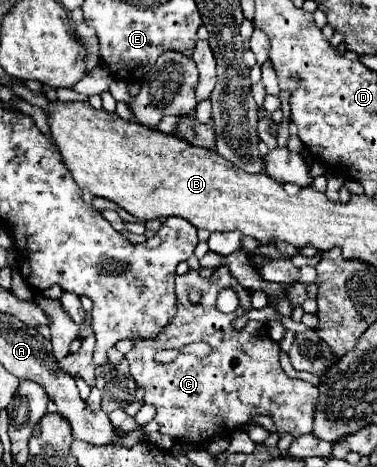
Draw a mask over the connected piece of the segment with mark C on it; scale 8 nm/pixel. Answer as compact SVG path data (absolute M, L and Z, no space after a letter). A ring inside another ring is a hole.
M227 267L215 269L215 273L209 279L203 279L199 271L187 271L185 275L175 277L177 287L177 315L173 323L157 335L157 339L137 339L131 353L127 353L127 361L131 365L131 375L135 377L135 383L145 389L145 403L151 403L157 407L157 423L161 425L161 433L173 437L177 443L187 445L205 445L213 437L231 437L239 425L249 421L255 415L269 415L275 421L277 433L291 433L293 437L311 433L313 429L313 411L317 403L317 387L301 381L301 379L289 379L285 371L279 365L279 343L271 341L267 335L265 323L249 321L243 331L233 331L231 321L237 319L241 313L251 309L251 293L243 289L227 271ZM199 287L203 291L203 301L199 305L191 305L187 299L187 289ZM231 287L239 295L239 309L231 315L225 315L217 309L217 295L221 289ZM193 341L207 341L211 345L211 353L203 359L187 353L179 353L175 361L167 365L159 365L153 357L159 349L183 349L187 343Z

